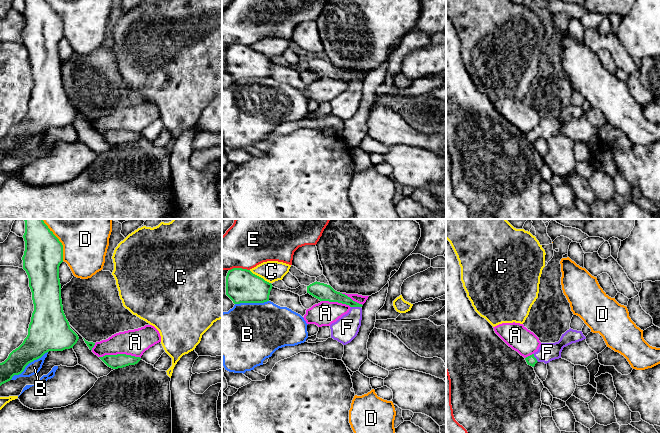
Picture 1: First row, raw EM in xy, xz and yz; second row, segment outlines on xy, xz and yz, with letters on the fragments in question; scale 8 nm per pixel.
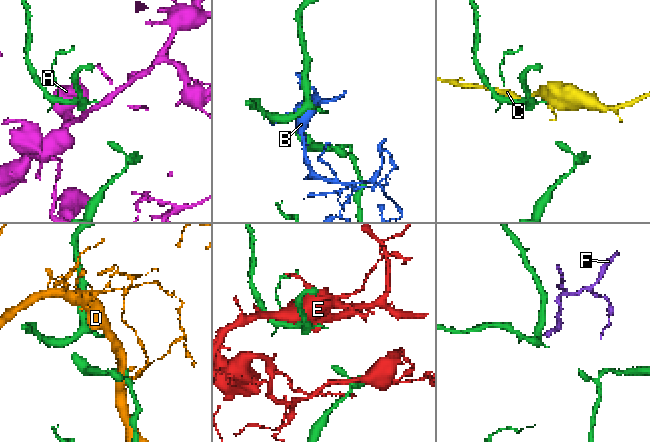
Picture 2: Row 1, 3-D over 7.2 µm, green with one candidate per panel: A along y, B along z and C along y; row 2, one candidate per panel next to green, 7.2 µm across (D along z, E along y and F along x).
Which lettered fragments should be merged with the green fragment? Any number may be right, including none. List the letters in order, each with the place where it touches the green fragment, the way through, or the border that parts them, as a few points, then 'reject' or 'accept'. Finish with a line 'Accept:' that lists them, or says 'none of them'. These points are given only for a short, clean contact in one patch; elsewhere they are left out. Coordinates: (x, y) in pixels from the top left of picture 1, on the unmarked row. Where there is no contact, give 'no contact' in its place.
A: xy (120, 130) | reject
B: xy (28, 139) | reject
C: xz (260, 53) | reject
D: xy (60, 18) | reject
E: xz (239, 44) | reject
F: xz (356, 82) | across xz (328, 69), (356, 82), (355, 91), (345, 105) | accept
Accept: F

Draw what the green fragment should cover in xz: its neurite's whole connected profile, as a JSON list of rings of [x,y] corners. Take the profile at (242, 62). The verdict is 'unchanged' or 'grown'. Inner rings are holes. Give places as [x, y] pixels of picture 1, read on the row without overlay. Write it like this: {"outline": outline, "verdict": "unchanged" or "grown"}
{"outline": [[[233,44],[226,52],[226,71],[234,80],[267,78],[272,63],[247,45]]], "verdict": "unchanged"}

